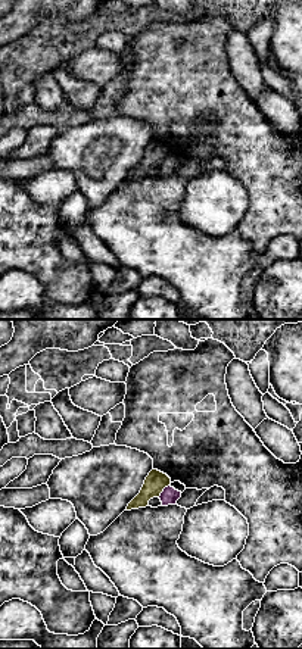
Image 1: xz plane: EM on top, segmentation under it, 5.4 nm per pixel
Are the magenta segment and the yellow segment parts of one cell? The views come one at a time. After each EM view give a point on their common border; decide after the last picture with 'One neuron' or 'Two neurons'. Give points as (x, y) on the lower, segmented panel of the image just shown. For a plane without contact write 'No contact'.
Touches magenta at (164, 490)

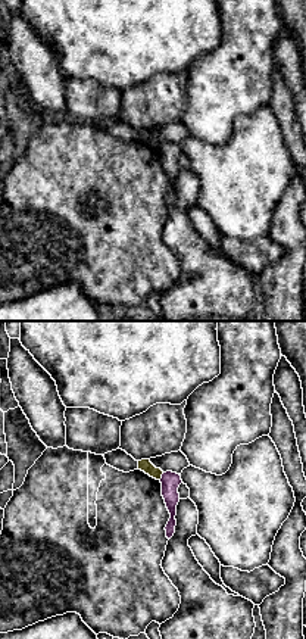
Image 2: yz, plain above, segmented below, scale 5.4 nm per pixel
Touches magenta at (162, 476)

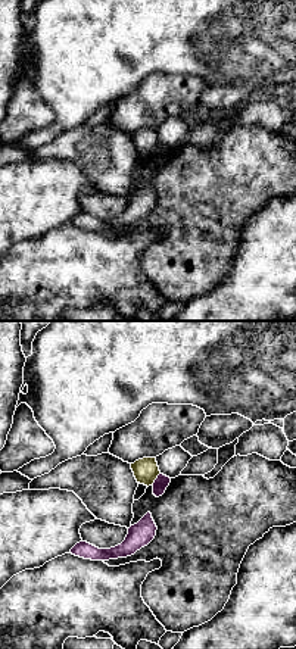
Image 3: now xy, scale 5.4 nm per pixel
Touches magenta at (156, 479)

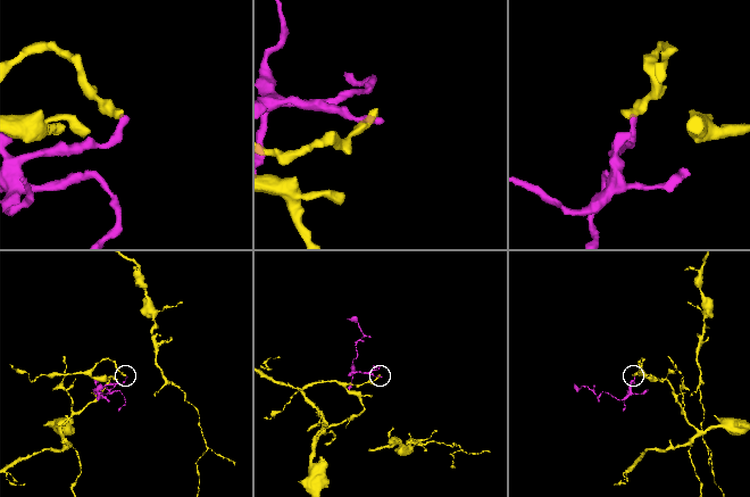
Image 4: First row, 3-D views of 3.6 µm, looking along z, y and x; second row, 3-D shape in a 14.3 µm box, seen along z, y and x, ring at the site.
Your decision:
Two neurons

